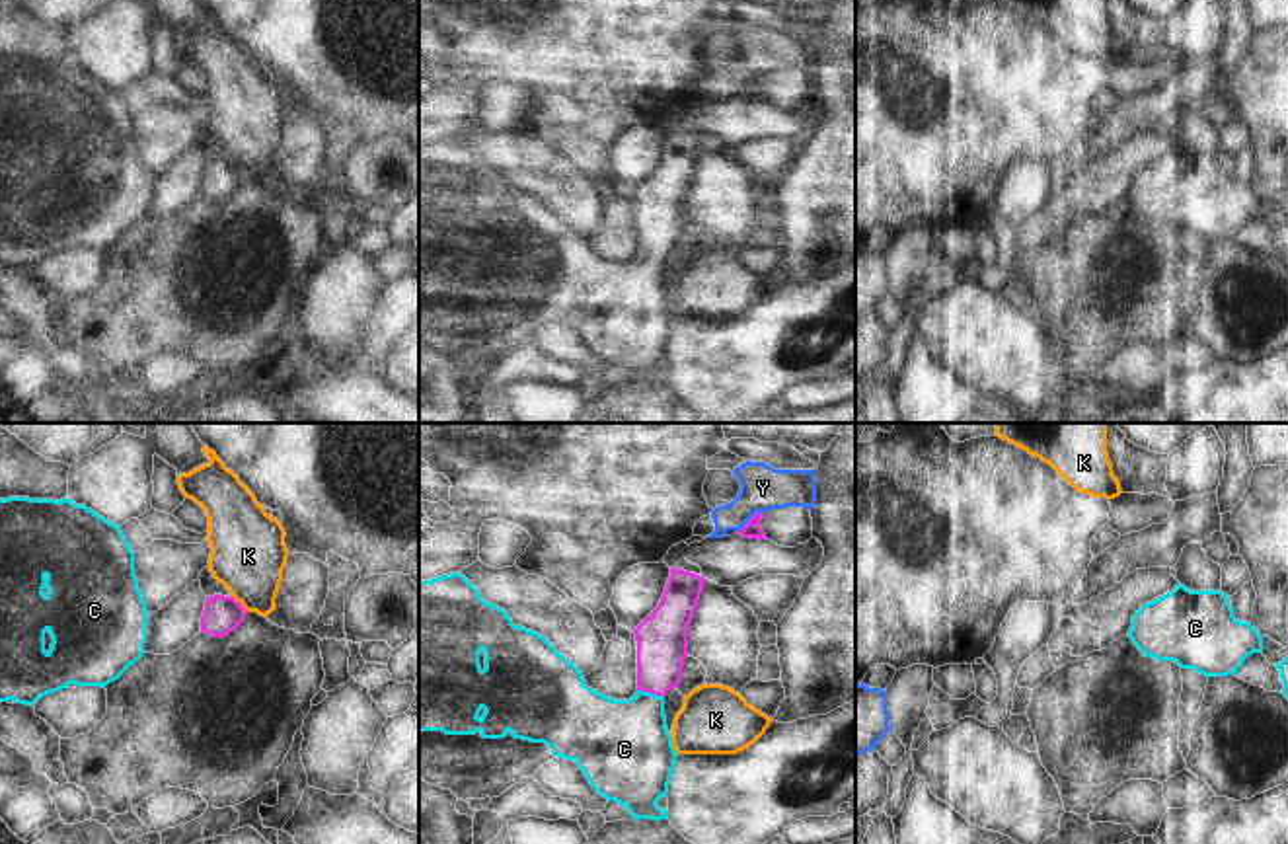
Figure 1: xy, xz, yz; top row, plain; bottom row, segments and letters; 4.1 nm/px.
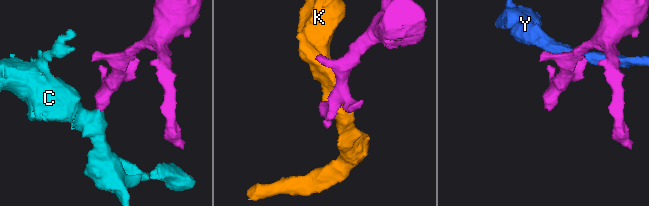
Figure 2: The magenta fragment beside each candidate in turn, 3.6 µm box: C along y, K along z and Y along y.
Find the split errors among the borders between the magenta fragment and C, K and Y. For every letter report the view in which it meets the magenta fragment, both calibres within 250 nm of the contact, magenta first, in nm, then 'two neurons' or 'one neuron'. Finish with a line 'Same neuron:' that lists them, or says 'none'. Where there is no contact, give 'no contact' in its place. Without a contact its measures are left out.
C: meets magenta in xz; 220 nm thick on the magenta side, 380 nm on the other; one neuron
K: meets magenta in xy; 160 nm thick on the magenta side, 300 nm on the other; two neurons
Y: meets magenta in xz; 70 nm thick on the magenta side, 190 nm on the other; two neurons
Same neuron: C

